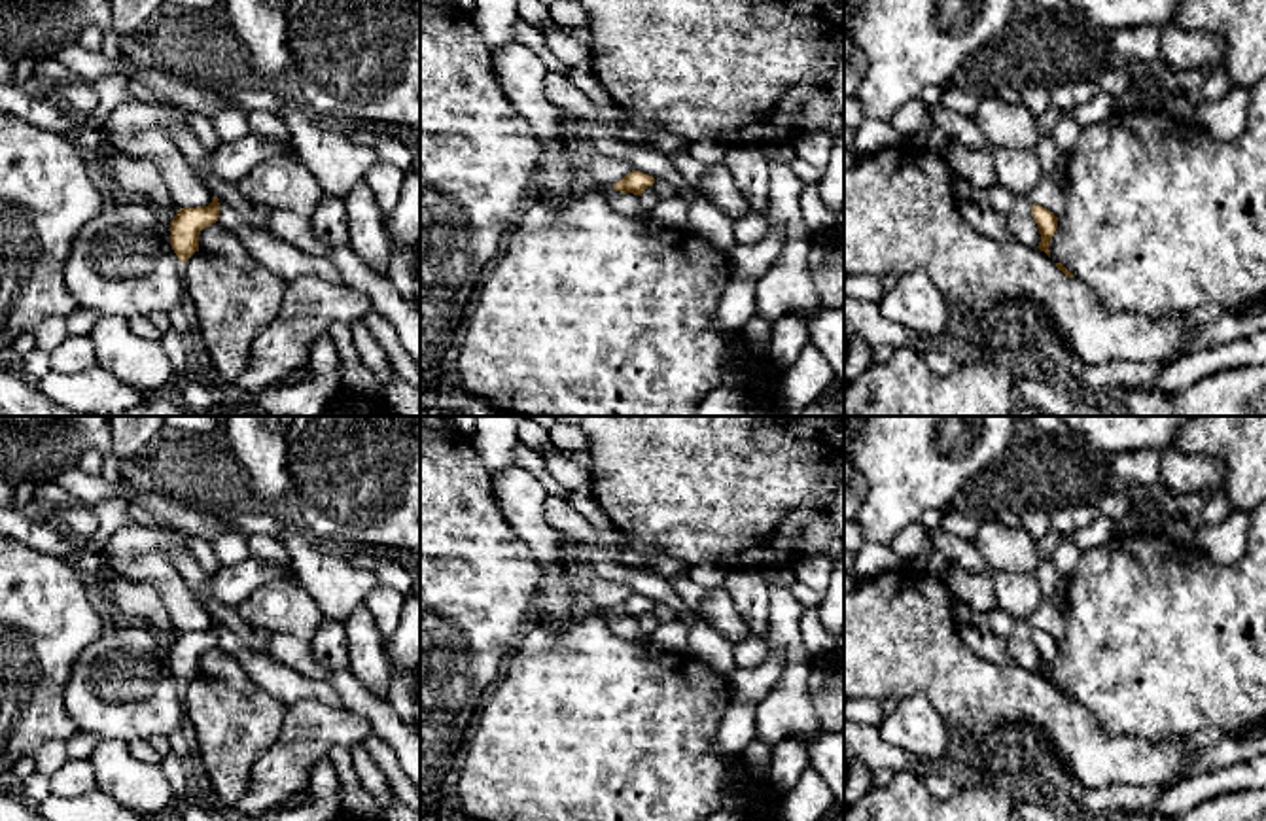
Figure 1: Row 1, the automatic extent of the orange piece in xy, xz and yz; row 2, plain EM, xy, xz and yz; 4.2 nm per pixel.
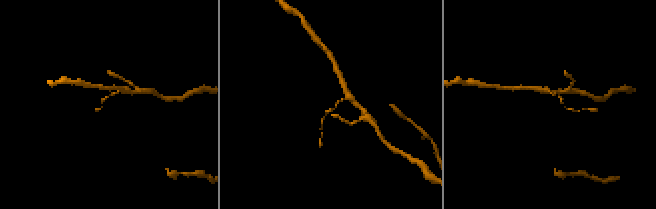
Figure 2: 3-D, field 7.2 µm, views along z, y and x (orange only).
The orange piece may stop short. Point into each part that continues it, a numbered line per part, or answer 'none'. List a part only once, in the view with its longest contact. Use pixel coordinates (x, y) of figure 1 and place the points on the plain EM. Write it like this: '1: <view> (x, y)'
none

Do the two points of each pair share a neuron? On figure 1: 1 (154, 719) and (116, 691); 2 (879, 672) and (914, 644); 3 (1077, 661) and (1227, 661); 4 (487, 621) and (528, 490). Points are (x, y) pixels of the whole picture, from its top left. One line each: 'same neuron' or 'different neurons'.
1: same neuron
2: same neuron
3: same neuron
4: different neurons

